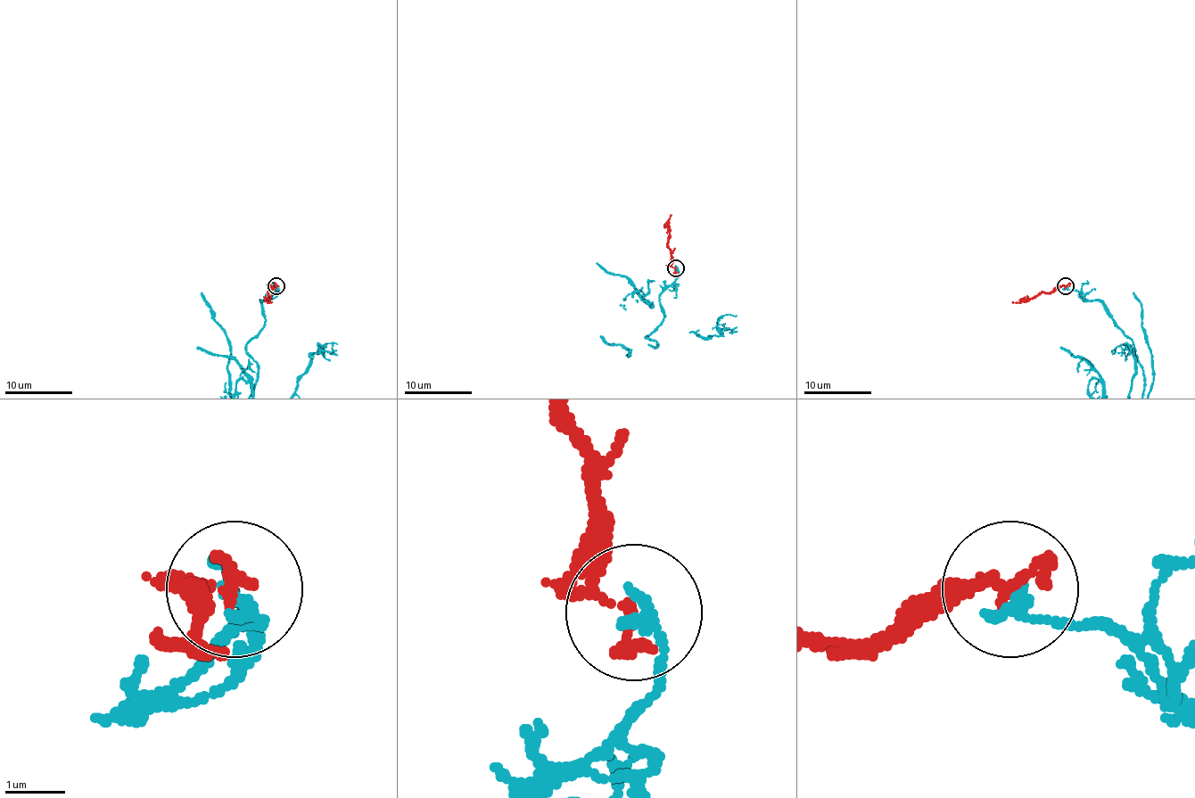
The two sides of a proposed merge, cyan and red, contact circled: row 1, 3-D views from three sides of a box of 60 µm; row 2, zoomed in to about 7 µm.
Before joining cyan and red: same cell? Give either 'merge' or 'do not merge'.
do not merge

